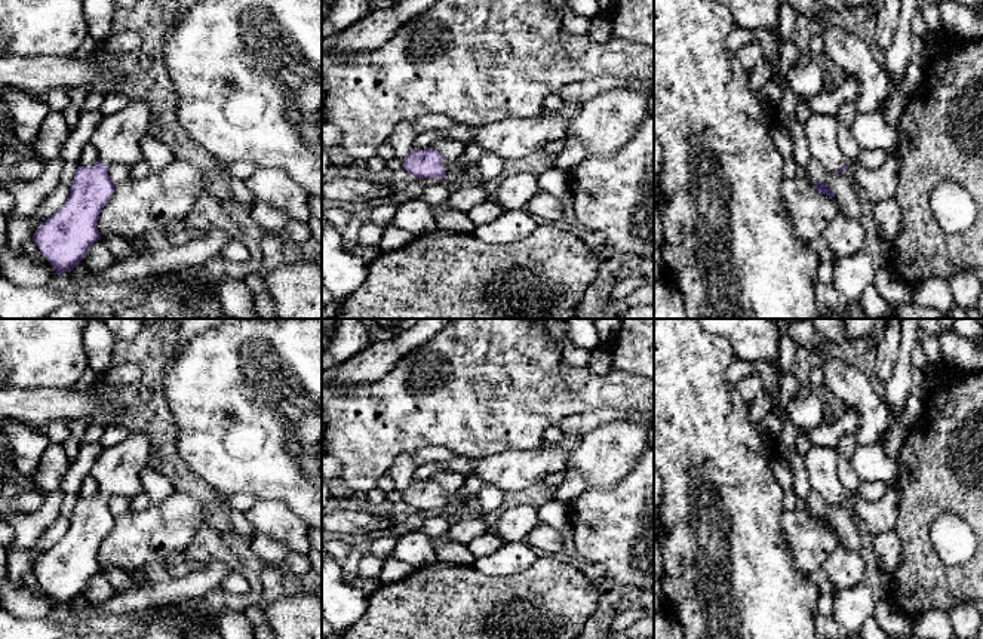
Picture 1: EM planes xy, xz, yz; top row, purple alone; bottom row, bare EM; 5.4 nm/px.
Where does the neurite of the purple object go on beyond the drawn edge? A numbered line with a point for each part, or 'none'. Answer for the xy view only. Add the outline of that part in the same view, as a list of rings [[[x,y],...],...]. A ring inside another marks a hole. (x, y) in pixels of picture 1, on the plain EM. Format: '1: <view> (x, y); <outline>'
1: xy (117, 470); [[[132,433],[123,442],[104,448],[90,470],[104,497],[135,498],[142,494],[141,471],[153,451],[150,433]]]

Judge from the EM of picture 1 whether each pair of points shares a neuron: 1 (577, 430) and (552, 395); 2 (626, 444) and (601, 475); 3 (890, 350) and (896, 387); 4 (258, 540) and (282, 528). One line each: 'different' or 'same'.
1: different
2: same
3: different
4: different

